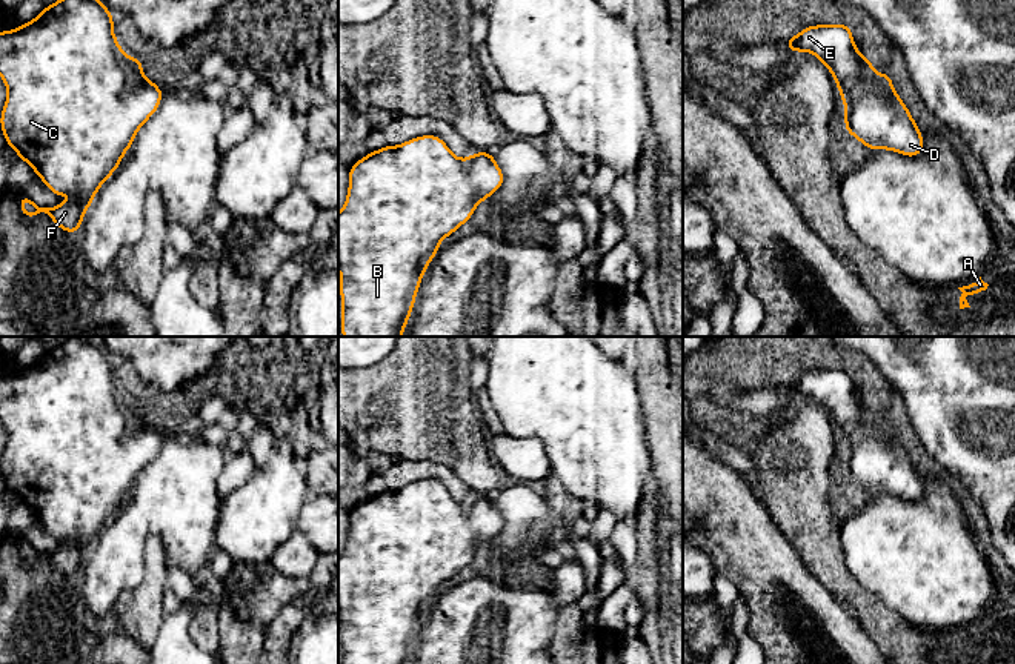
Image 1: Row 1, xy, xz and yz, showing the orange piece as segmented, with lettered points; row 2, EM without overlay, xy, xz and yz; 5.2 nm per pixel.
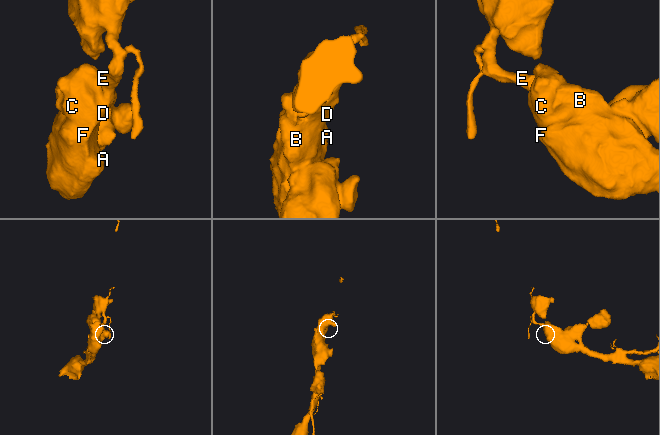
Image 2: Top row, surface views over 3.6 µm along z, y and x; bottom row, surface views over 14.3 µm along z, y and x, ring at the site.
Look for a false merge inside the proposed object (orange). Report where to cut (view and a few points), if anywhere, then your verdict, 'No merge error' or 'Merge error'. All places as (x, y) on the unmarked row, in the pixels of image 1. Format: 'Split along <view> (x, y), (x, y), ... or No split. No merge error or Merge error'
No split. No merge error

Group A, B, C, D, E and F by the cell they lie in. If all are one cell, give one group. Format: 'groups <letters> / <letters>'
groups A B C D E F

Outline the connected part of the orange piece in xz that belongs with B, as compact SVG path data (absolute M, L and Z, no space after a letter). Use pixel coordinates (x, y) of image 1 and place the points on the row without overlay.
M421 480L398 490L384 490L369 496L349 512L349 532L343 555L338 556L338 612L340 641L343 649L341 664L409 664L424 615L440 593L440 586L471 564L477 549L488 546L504 527L504 520L495 507L492 496L472 496L468 504L455 501L438 480Z

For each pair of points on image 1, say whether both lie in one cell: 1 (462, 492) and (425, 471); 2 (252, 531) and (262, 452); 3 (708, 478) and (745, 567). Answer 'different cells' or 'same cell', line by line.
1: same cell
2: different cells
3: same cell

